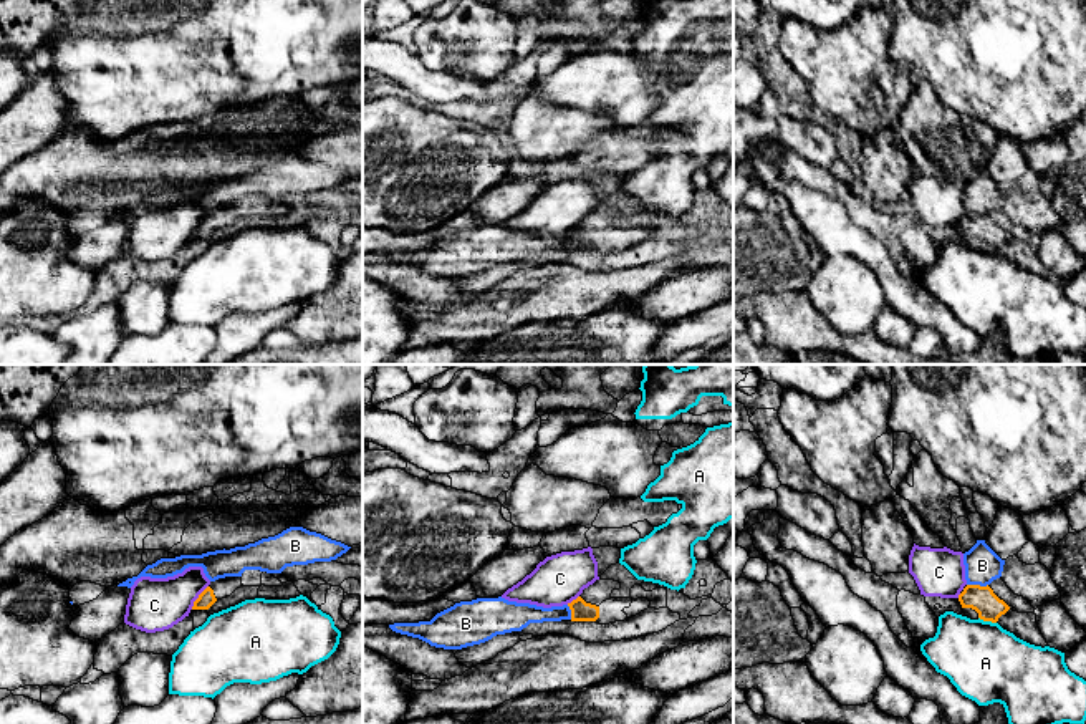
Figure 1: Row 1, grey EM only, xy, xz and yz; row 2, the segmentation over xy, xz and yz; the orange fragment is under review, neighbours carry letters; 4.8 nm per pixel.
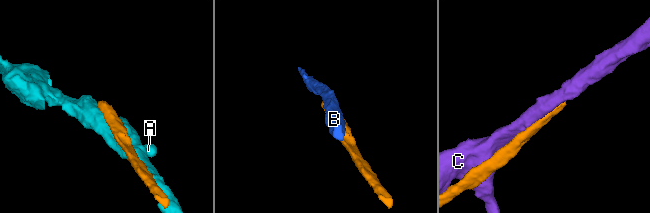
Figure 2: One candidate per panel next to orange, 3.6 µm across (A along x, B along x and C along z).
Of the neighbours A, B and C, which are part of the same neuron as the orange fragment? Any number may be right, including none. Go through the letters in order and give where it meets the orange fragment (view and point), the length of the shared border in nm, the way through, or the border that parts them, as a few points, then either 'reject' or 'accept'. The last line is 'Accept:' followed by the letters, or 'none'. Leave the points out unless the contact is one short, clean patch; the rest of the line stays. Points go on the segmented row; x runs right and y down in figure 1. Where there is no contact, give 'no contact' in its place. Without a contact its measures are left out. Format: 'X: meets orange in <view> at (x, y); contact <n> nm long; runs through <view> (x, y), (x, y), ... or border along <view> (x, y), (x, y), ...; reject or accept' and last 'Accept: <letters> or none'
A: meets orange in yz at (987, 620); contact 90 nm long; reject
B: meets orange in yz at (977, 585); contact 100 nm long; border along yz (967, 584), (987, 585); reject
C: meets orange in xy at (199, 597); contact 150 nm long; reject
Accept: none

